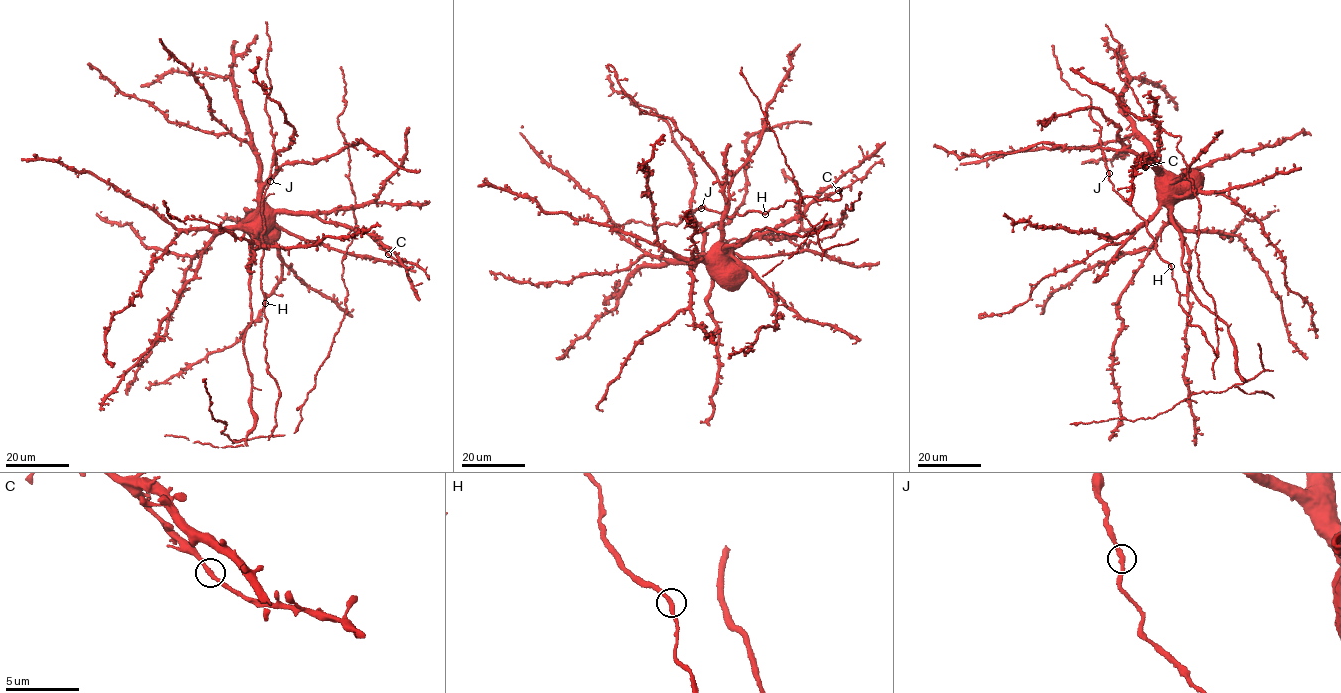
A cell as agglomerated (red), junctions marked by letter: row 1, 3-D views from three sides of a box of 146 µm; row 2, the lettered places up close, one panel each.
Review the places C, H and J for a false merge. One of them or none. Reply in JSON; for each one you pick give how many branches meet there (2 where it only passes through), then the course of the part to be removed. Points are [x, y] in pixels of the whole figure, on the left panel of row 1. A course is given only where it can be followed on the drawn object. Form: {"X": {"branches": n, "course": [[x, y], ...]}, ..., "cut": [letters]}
{"cut": []}

